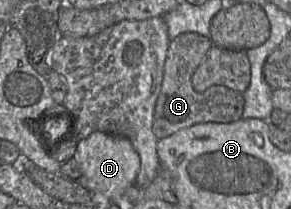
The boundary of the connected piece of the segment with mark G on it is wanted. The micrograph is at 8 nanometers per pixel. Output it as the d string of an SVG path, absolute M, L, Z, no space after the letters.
M196 32L182 33L171 40L163 83L154 109L152 129L158 140L196 124L230 123L242 119L244 93L225 86L212 86L202 93L193 88L192 77L212 46L211 39Z

